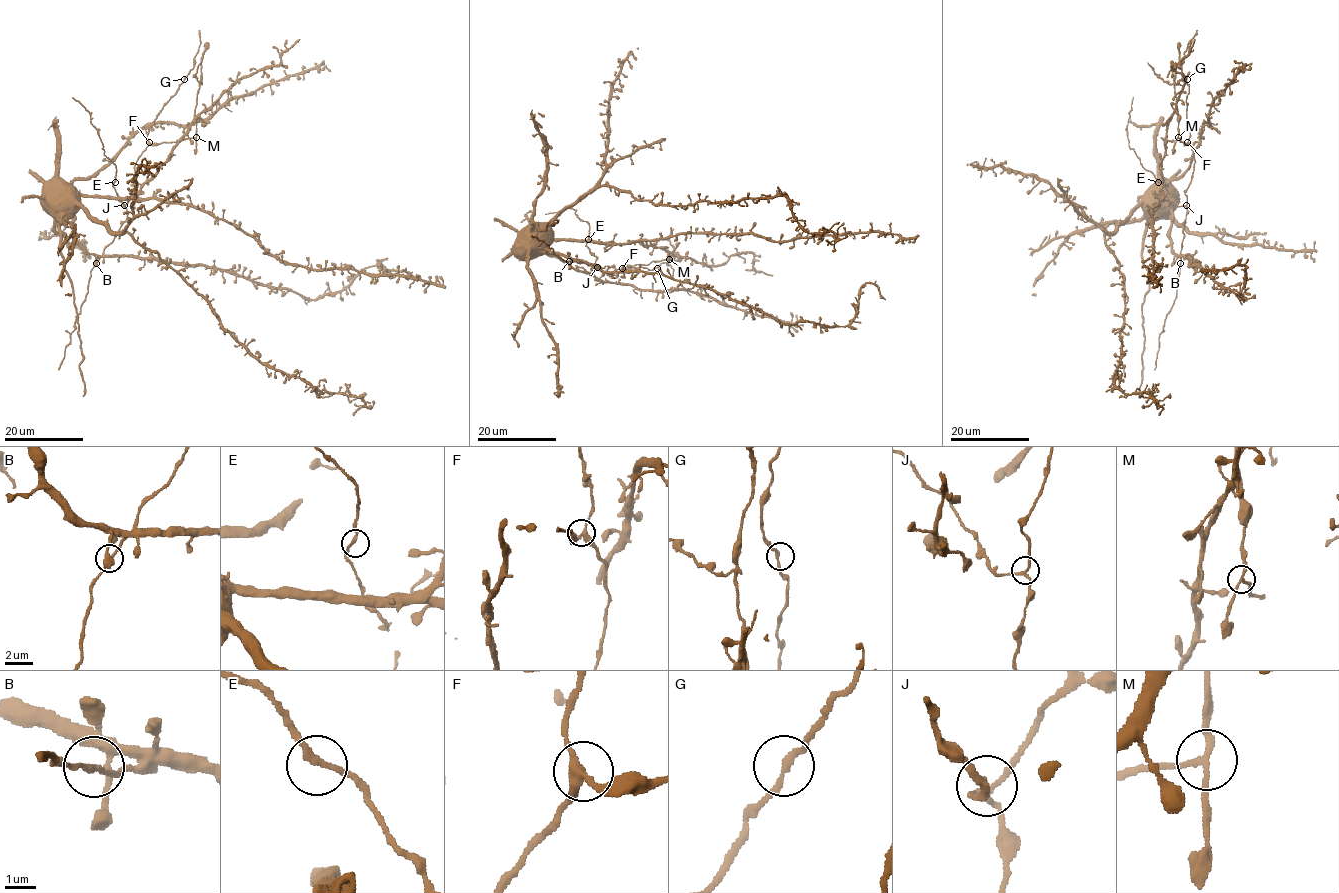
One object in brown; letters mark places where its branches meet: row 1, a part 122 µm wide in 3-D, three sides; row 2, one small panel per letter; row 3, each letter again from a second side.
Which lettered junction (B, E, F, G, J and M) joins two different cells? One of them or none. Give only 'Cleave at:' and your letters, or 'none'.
Cleave at: M

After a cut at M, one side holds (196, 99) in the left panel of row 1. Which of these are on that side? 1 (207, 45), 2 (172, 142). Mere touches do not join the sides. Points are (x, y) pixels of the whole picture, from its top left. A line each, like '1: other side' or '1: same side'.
1: same side
2: other side

